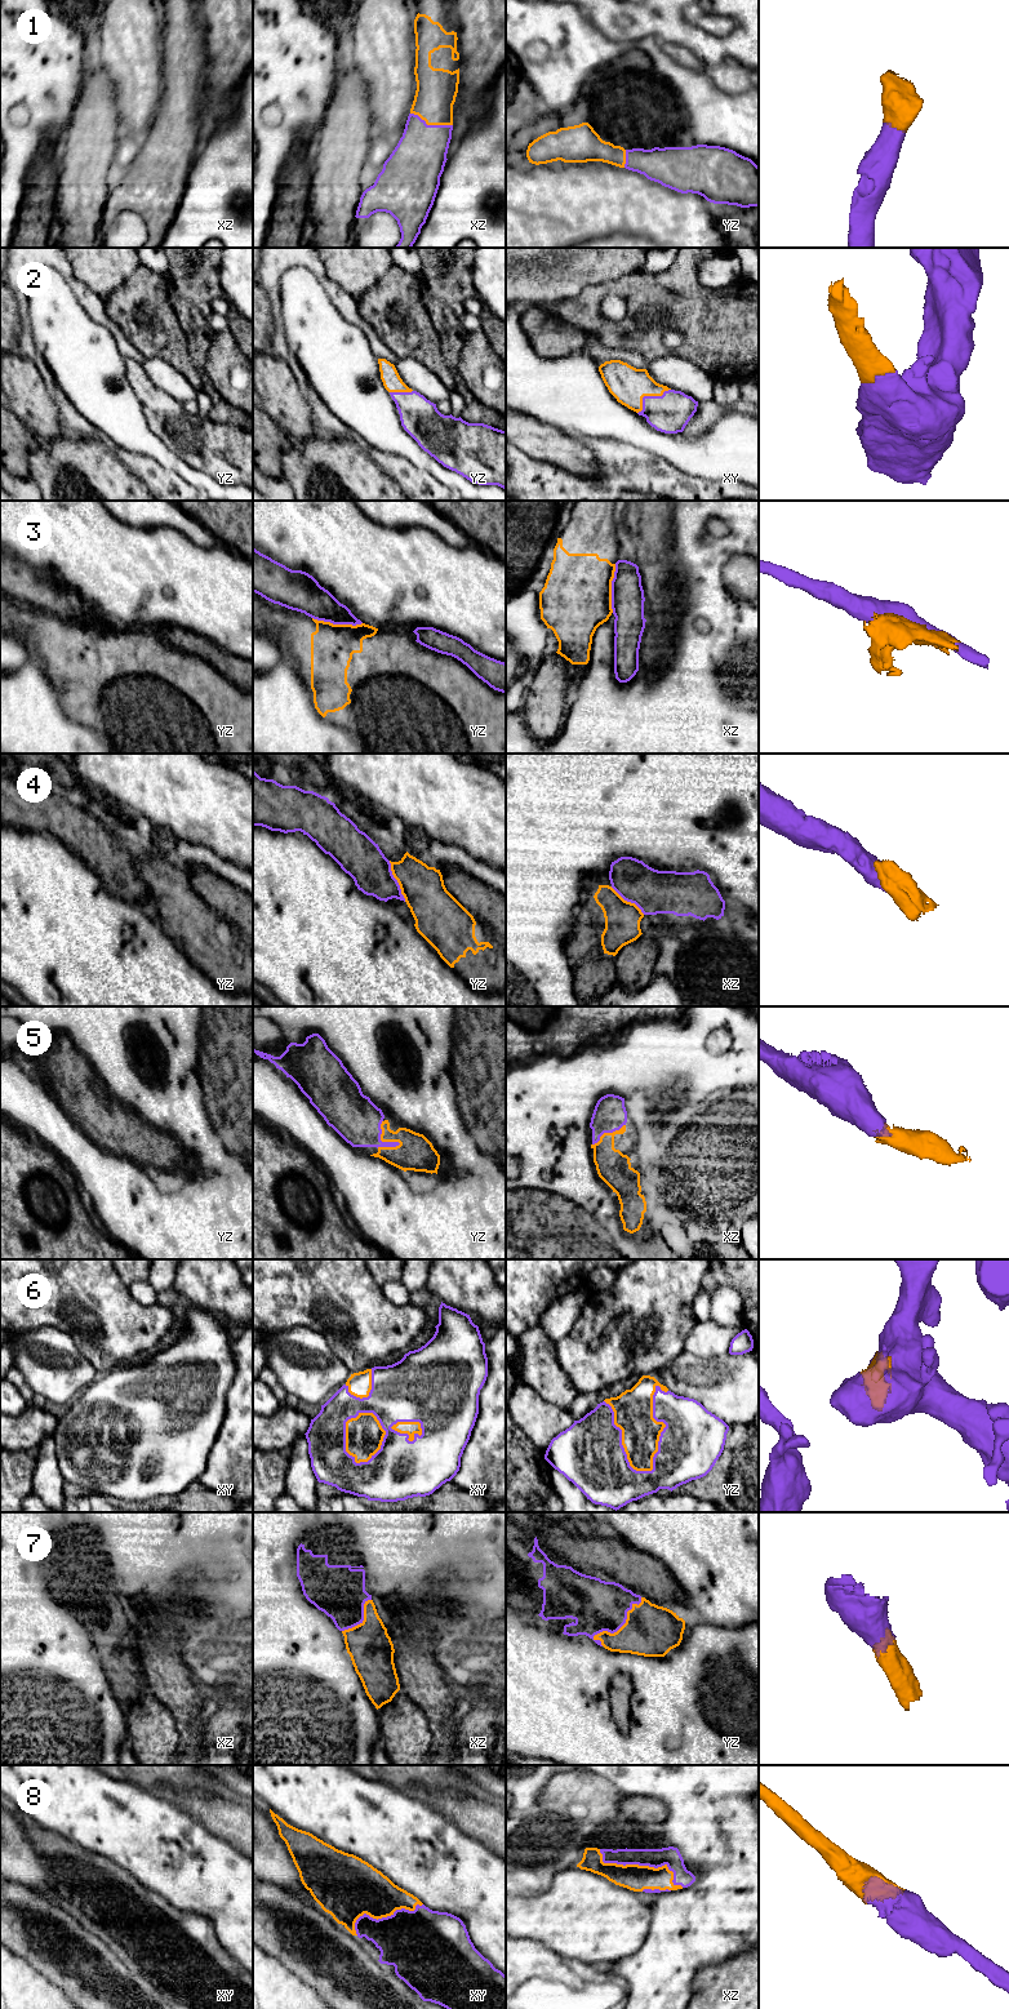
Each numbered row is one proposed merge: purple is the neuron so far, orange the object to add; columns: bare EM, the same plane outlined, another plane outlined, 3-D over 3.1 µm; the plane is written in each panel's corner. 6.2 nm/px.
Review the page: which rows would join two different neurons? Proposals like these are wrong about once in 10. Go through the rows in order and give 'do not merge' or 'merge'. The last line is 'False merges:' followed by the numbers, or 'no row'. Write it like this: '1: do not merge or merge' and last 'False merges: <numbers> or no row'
1: merge
2: merge
3: do not merge
4: do not merge
5: merge
6: merge
7: merge
8: merge
False merges: 3, 4

